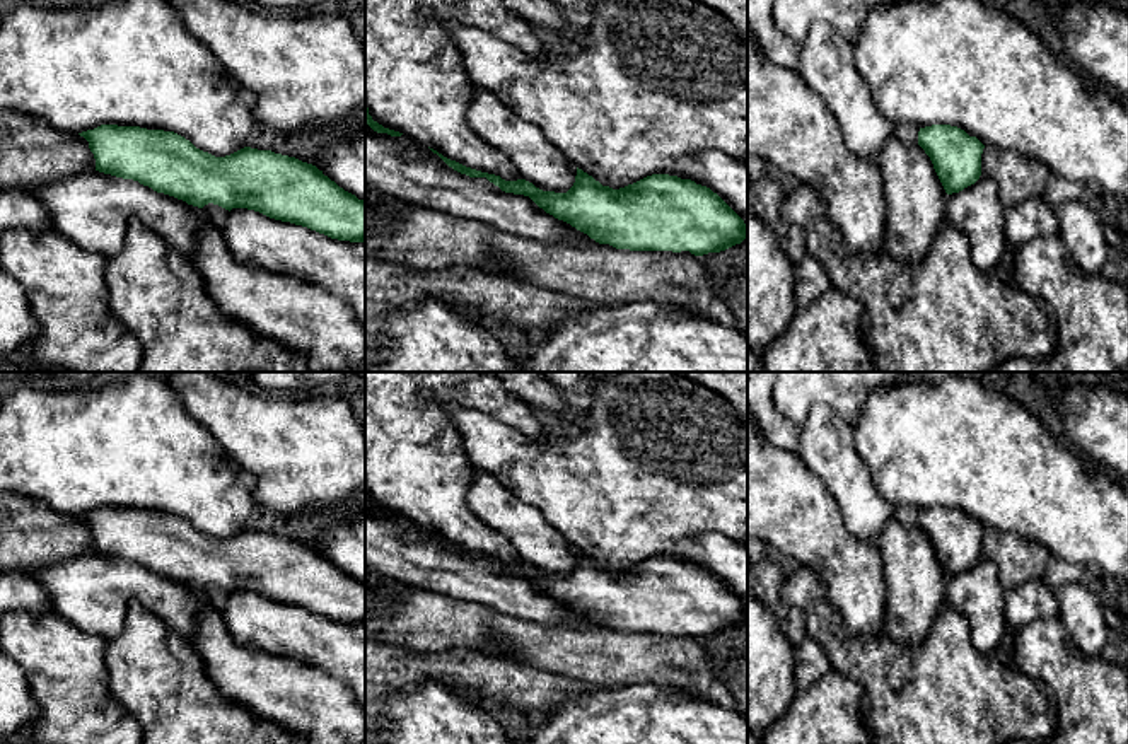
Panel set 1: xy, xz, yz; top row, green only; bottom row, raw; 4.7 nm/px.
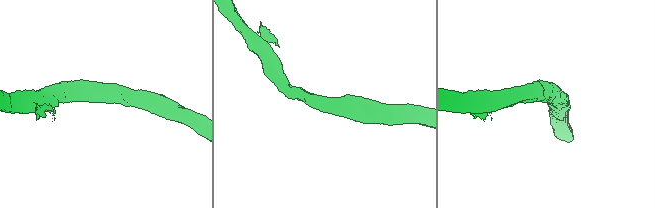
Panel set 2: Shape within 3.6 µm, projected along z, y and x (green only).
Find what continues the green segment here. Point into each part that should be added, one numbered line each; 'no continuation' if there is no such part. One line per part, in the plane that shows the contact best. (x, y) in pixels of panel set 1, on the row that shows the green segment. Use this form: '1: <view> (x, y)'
no continuation

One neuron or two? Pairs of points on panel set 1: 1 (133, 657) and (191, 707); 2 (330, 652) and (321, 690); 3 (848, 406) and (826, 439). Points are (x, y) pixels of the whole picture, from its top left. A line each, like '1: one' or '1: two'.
1: one
2: two
3: two

